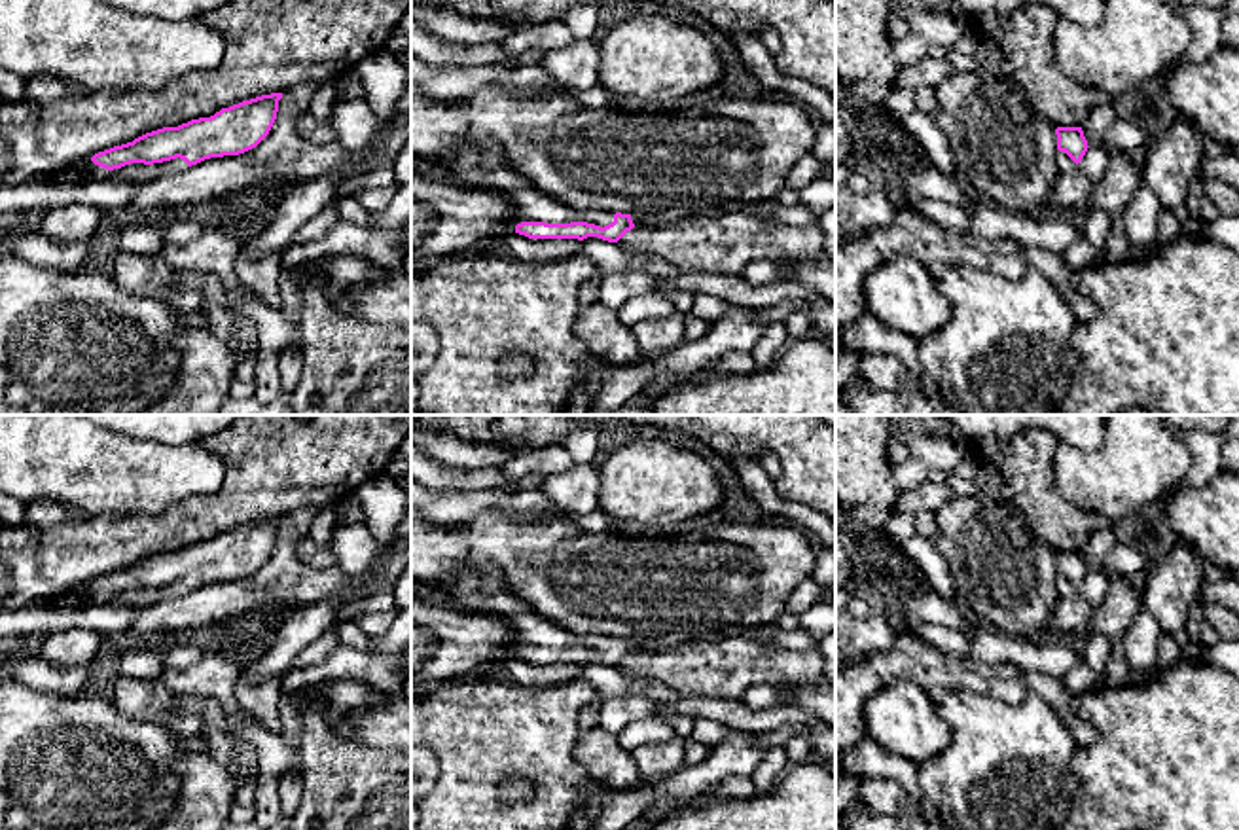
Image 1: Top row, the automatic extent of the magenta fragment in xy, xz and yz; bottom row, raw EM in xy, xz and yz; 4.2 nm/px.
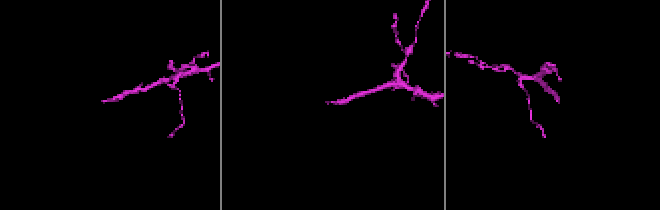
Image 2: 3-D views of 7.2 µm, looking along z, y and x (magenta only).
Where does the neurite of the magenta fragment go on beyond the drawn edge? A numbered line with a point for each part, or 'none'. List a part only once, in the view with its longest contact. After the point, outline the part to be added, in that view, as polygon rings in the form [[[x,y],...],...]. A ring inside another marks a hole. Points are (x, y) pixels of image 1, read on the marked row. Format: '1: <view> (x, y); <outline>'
1: xz (474, 167); [[[466,146],[455,153],[434,157],[434,161],[449,174],[449,180],[460,186],[491,188],[508,195],[513,207],[512,222],[515,226],[521,222],[587,222],[604,227],[614,222],[614,214],[580,212],[542,193],[504,161],[498,146]]]

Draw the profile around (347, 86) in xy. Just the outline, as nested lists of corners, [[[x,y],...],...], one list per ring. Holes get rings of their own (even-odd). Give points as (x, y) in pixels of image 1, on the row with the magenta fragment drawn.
[[[345,72],[345,74],[337,76],[333,102],[343,102],[343,100],[352,100],[352,99],[366,100],[364,83],[356,76],[356,72]]]

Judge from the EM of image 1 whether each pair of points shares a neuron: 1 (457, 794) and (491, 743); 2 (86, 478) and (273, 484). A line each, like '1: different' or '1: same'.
1: same
2: different

